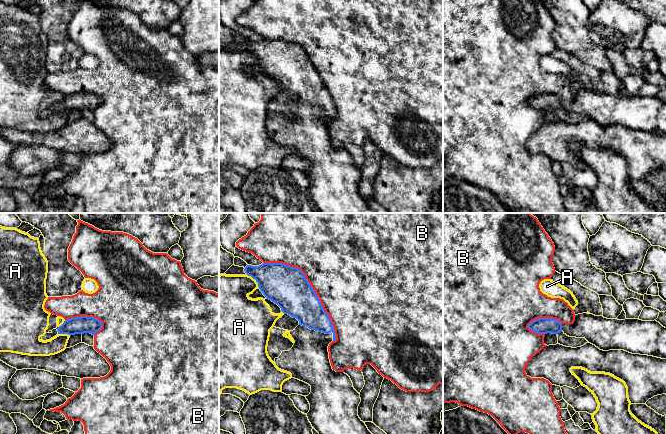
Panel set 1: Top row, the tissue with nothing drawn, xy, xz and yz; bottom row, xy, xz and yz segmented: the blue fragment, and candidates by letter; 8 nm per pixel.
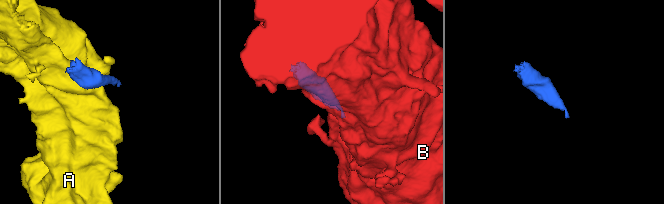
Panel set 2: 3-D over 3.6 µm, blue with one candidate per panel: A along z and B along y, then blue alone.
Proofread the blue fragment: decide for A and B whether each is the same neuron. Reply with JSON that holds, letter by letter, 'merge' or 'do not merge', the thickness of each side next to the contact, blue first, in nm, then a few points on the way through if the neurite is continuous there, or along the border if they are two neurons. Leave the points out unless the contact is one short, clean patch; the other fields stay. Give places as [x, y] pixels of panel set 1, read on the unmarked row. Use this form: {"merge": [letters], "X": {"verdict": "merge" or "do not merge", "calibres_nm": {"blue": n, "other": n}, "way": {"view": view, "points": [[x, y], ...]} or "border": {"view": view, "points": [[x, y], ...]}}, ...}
{"merge": [], "A": {"verdict": "do not merge", "calibres_nm": {"blue": 320, "other": 320}}, "B": {"verdict": "do not merge", "calibres_nm": {"blue": 320, "other": 500}}}

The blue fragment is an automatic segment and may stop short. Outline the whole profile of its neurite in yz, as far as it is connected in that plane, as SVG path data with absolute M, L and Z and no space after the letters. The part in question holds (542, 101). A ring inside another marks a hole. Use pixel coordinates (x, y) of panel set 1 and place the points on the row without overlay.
M582 89L575 91L573 100L562 100L556 95L539 94L532 97L528 104L538 110L558 110L561 107L569 113L585 114L600 126L624 126L632 130L648 131L666 135L666 104L656 96L642 97L639 95L607 95L603 92Z

